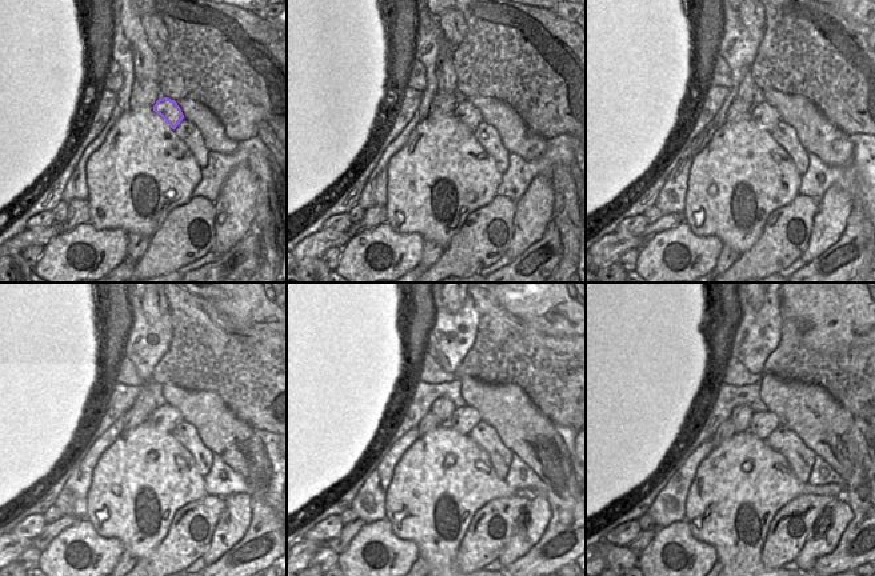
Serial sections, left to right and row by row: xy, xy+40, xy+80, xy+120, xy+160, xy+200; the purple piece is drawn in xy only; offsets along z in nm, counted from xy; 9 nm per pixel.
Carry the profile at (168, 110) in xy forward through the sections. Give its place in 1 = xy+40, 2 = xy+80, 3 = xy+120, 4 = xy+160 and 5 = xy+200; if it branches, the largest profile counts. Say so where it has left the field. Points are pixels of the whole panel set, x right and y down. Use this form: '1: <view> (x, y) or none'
1: xy+40 (464, 111)
2: xy+80 (763, 115)
3: xy+120 (167, 418)
4: xy+160 (463, 419)
5: xy+200 (762, 424)

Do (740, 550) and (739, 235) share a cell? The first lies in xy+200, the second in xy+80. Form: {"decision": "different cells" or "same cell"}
{"decision": "same cell"}

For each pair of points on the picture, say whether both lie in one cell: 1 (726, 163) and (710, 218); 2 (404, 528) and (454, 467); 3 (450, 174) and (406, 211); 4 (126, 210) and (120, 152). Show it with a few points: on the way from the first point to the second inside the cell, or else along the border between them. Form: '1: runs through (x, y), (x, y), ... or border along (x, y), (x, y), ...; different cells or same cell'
1: runs through (726, 176), (726, 196), (718, 204); same cell
2: runs through (418, 514), (432, 499), (440, 482); same cell
3: runs through (438, 178), (418, 199); same cell
4: runs through (126, 195), (126, 167); same cell

